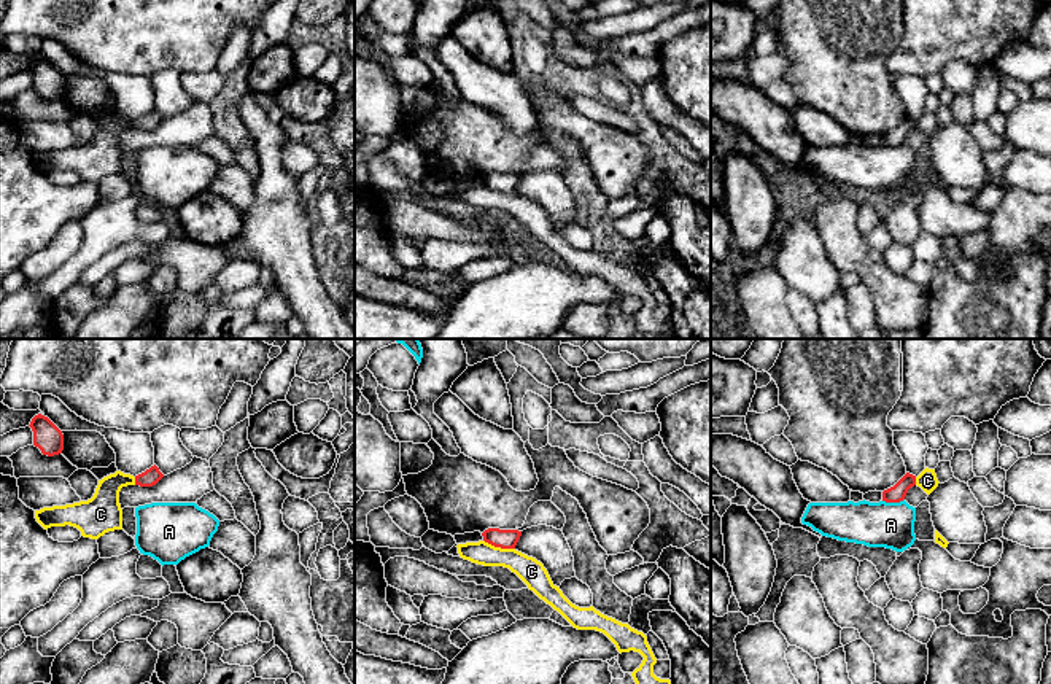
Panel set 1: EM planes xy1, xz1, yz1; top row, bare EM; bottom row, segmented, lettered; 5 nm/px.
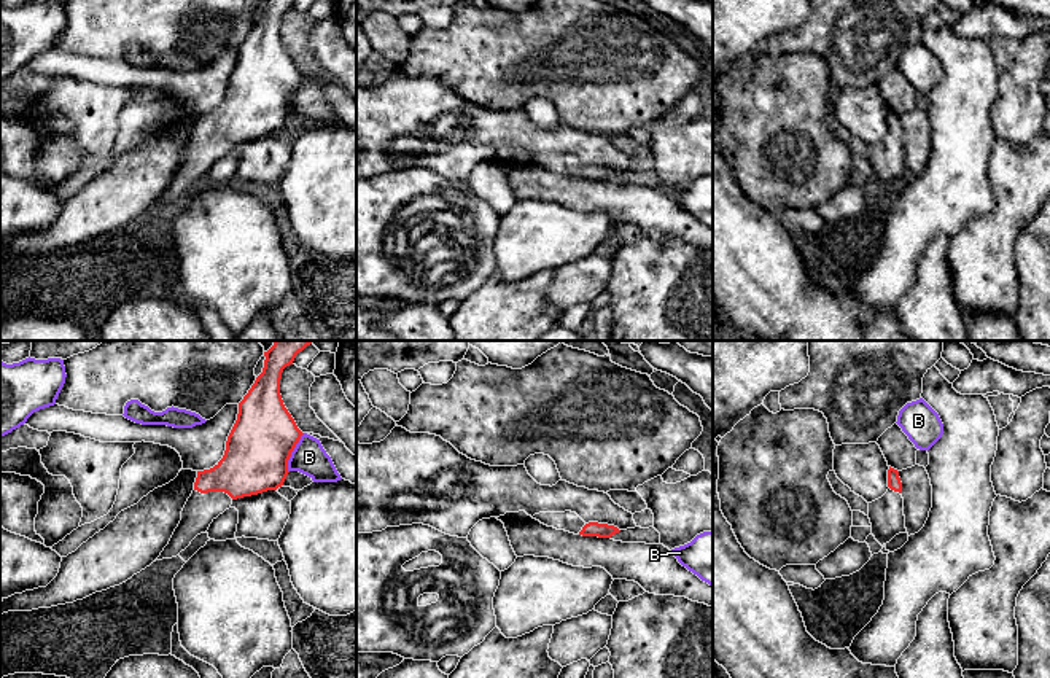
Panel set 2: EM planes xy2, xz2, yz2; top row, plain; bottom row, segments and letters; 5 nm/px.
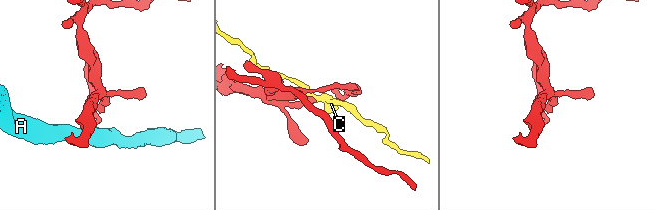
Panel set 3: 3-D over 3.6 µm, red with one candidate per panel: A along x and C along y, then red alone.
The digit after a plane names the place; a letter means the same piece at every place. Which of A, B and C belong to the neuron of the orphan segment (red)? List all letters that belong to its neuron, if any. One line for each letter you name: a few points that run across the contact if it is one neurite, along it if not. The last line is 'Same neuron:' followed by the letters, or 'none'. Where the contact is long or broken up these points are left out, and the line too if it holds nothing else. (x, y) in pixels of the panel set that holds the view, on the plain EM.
Same neuron: none

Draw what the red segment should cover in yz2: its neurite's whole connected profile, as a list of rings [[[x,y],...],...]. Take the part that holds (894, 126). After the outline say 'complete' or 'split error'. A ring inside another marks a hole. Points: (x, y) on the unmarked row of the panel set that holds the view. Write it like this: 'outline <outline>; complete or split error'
outline [[[888,113],[888,135],[869,146],[869,162],[872,170],[872,178],[883,189],[886,189],[896,178],[905,177],[905,159],[904,159],[904,142],[902,126],[899,115]]]; split error

